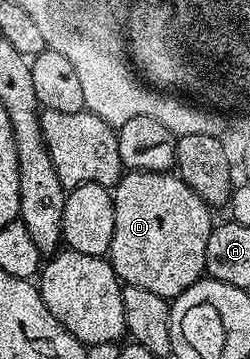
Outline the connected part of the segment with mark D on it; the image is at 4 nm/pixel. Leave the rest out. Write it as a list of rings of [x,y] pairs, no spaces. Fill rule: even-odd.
[[[126,170],[111,194],[115,209],[115,233],[111,233],[107,258],[122,284],[148,289],[150,293],[159,293],[159,297],[172,301],[205,275],[207,237],[215,226],[214,212],[202,201],[199,193],[195,193],[195,189],[182,181],[180,174]]]

